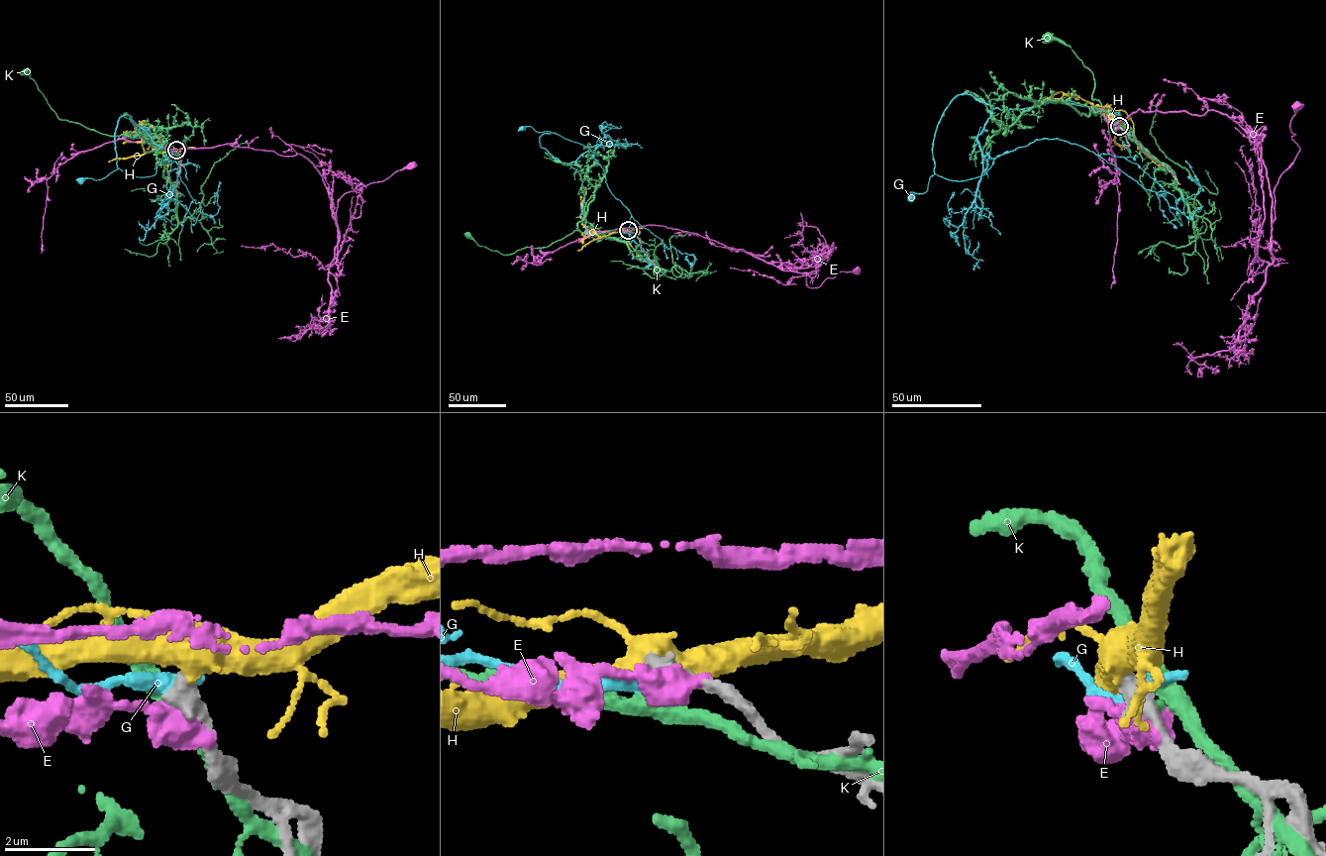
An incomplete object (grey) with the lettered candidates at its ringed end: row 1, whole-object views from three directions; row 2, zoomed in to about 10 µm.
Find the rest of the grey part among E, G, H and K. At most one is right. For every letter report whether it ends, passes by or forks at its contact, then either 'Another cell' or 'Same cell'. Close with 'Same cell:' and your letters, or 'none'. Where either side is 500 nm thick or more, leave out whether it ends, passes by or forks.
E: Another cell
G: Another cell
H: Another cell
K: Another cell
Same cell: none

